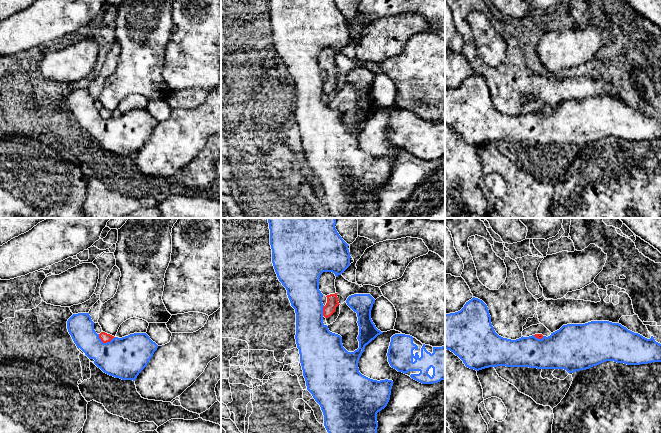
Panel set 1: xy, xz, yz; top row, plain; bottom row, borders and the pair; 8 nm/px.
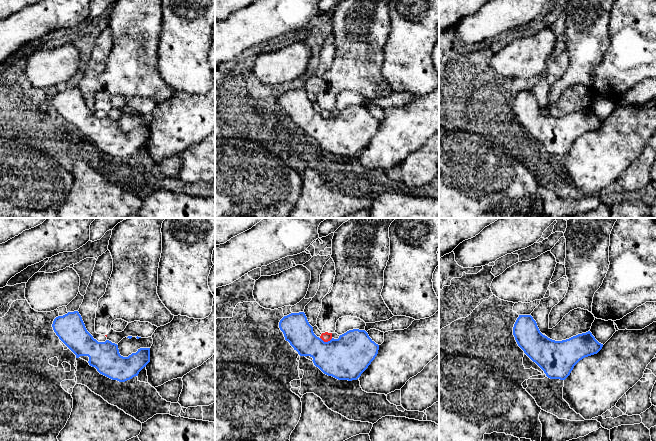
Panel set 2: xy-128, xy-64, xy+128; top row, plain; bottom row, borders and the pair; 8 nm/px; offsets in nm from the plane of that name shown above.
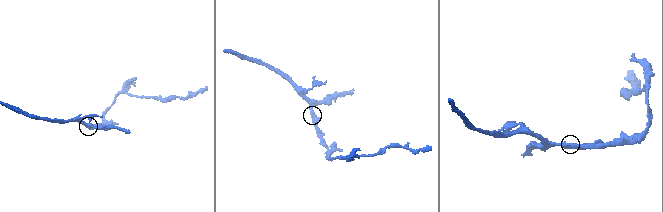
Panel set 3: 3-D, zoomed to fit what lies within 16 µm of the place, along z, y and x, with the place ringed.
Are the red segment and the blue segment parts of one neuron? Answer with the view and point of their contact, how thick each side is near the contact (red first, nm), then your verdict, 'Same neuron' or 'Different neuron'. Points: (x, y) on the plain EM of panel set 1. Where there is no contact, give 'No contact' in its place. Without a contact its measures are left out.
Touches red at xy (105, 118). Thickness 70 nm (red) against 320 nm. Different neuron

